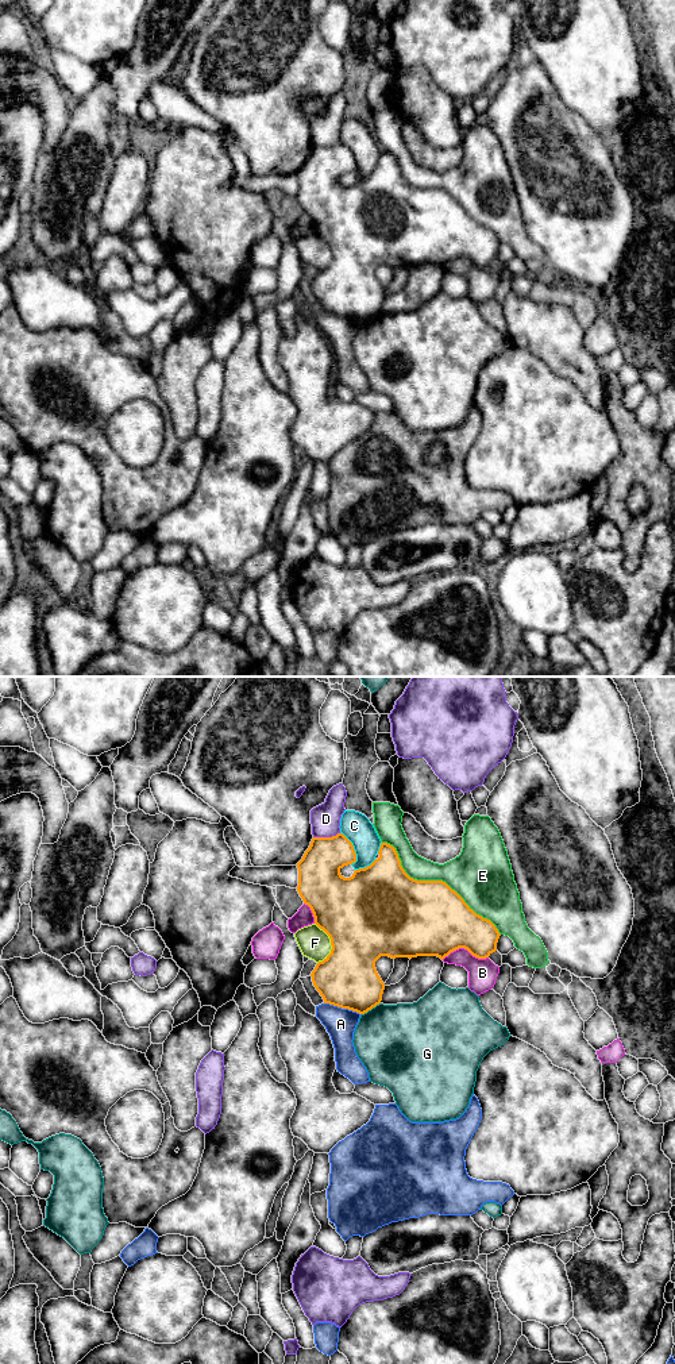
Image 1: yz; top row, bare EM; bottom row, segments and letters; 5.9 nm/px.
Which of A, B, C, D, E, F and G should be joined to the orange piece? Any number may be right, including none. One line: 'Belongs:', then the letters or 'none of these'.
Belongs: none of these

